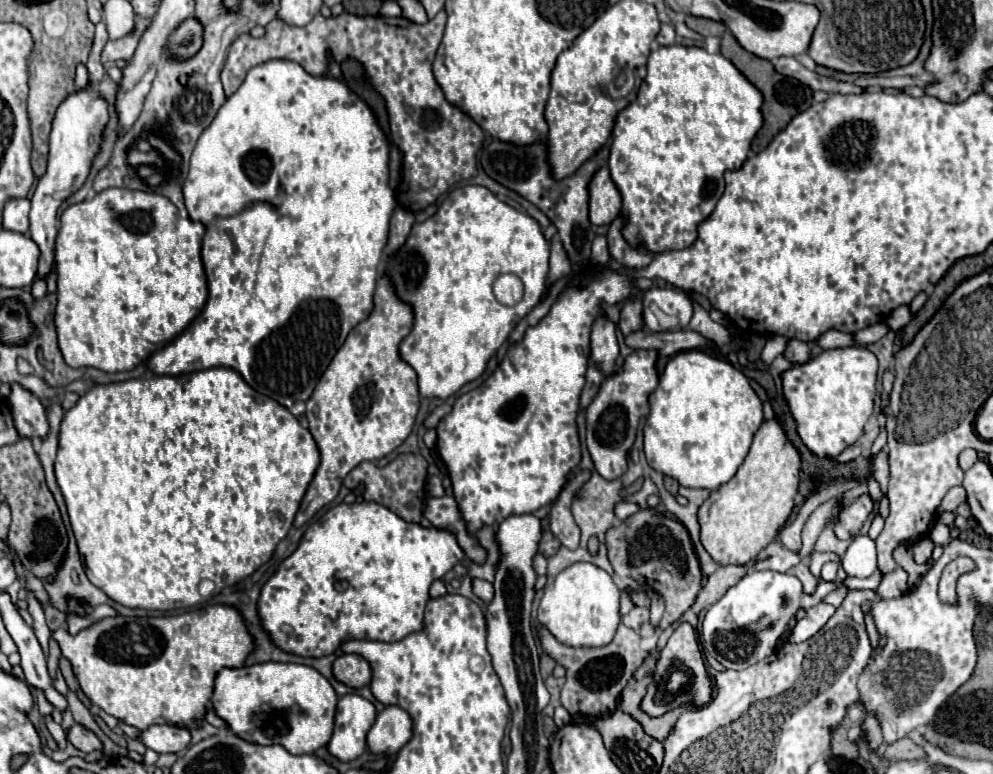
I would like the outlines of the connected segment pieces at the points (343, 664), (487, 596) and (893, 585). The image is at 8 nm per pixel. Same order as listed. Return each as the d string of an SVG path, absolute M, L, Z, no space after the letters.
M342 654L342 656L338 656L332 668L334 668L336 680L344 682L346 686L362 688L362 686L370 684L370 678L372 678L370 664L368 664L366 658L358 656L358 654Z
M474 578L474 594L478 598L482 598L486 604L490 604L492 602L492 584L486 582L486 580Z
M898 568L896 572L890 572L888 576L882 578L882 582L878 586L878 596L882 600L902 596L906 592L906 580L908 580L908 572L904 568Z

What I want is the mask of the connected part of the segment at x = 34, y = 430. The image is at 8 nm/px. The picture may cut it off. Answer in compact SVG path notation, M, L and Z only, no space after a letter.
M12 384L10 404L14 408L12 416L20 436L30 440L42 440L44 436L48 436L46 410L32 392L24 390L20 384Z

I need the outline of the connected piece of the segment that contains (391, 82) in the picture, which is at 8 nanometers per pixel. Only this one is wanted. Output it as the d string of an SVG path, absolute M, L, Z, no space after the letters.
M440 10L434 18L430 18L426 24L416 24L406 18L384 18L384 16L354 16L354 14L340 14L336 18L324 18L324 16L314 16L314 20L306 26L290 26L284 20L272 20L266 26L266 36L262 38L252 38L250 34L240 34L228 52L228 60L222 70L222 84L226 96L234 94L238 86L242 84L246 72L262 62L274 60L274 58L284 58L302 64L302 68L312 74L320 76L326 72L328 62L326 62L326 50L330 48L336 62L342 62L346 58L356 58L358 62L364 64L370 82L376 86L376 90L384 96L386 106L388 106L388 116L390 116L390 134L394 144L402 150L402 164L404 164L404 178L406 178L406 188L408 192L404 194L404 200L398 200L402 208L410 212L418 212L430 204L434 204L442 194L446 194L456 182L468 180L476 176L476 154L484 144L484 130L466 114L462 108L456 104L450 104L436 82L432 74L432 62L436 56L436 50L440 46L442 34L446 26L446 12Z

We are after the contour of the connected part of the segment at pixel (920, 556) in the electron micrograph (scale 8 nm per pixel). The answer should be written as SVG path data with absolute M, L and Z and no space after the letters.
M930 538L926 540L920 540L912 546L912 554L914 554L914 562L916 564L924 564L930 556L932 556L932 550L934 550L934 542Z

